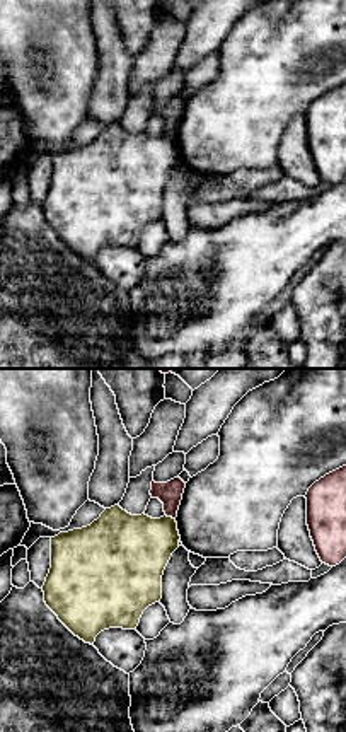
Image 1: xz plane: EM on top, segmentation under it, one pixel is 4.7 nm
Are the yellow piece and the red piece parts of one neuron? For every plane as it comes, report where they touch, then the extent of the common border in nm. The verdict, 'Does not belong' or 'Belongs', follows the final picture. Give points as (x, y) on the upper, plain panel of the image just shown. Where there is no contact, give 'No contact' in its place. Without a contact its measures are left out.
Touches yellow at (171, 135). Shared border 50 nm

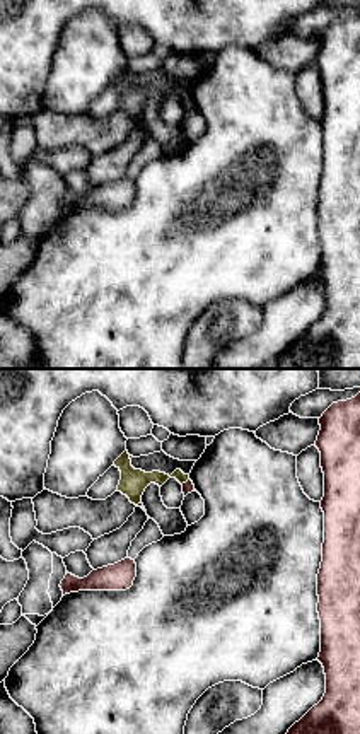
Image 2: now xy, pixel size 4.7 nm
Touches yellow at (185, 99). Shared border 50 nm

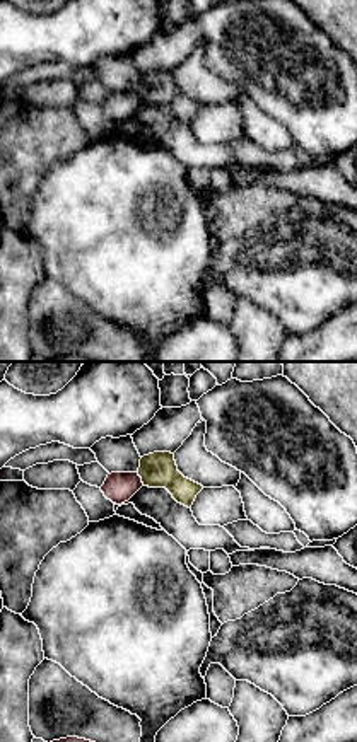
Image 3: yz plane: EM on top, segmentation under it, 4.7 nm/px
Touches yellow at (140, 94). Shared border 80 nm

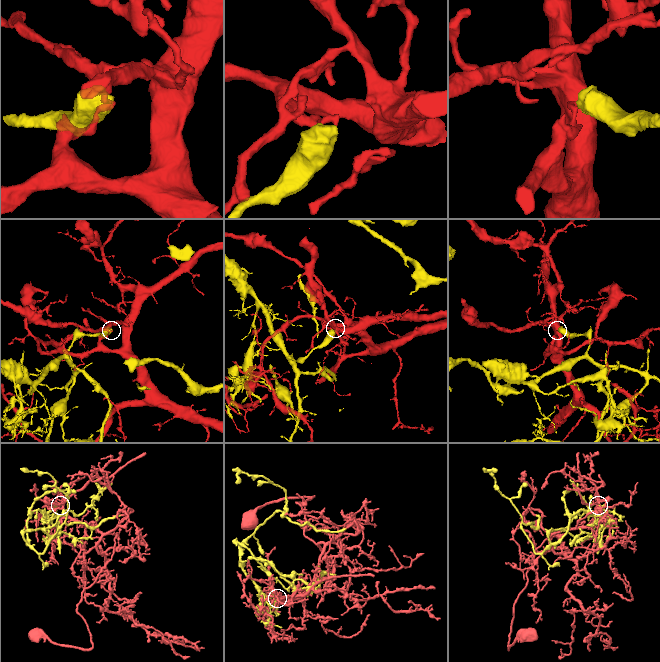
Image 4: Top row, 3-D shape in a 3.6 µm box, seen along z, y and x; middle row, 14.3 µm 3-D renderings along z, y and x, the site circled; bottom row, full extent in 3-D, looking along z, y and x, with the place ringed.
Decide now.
Belongs

